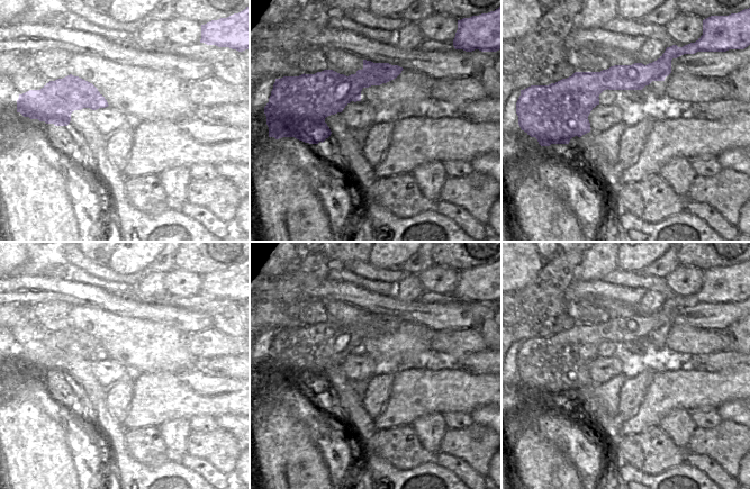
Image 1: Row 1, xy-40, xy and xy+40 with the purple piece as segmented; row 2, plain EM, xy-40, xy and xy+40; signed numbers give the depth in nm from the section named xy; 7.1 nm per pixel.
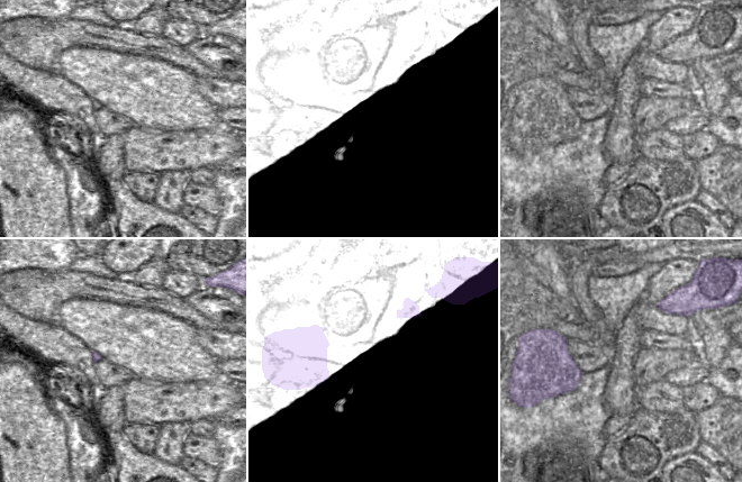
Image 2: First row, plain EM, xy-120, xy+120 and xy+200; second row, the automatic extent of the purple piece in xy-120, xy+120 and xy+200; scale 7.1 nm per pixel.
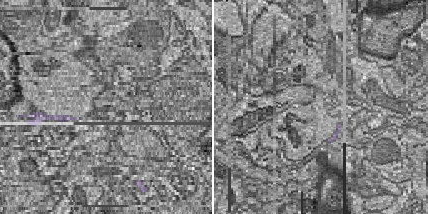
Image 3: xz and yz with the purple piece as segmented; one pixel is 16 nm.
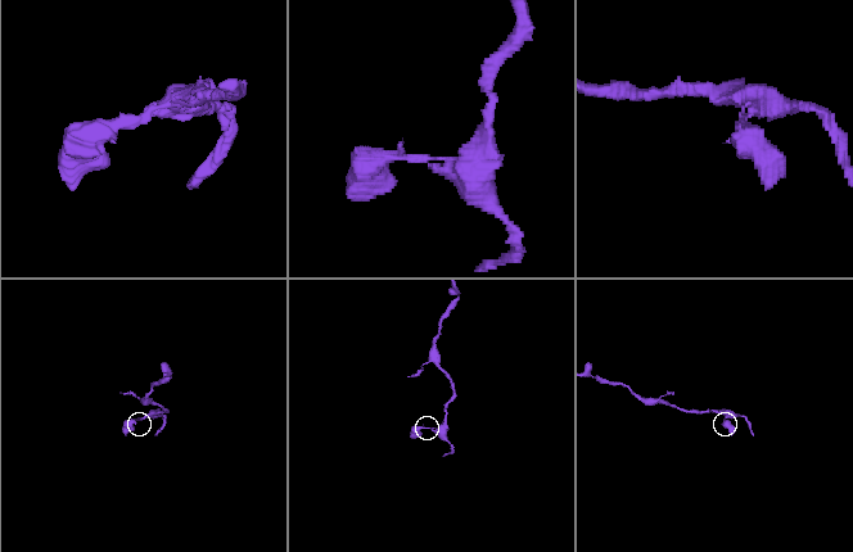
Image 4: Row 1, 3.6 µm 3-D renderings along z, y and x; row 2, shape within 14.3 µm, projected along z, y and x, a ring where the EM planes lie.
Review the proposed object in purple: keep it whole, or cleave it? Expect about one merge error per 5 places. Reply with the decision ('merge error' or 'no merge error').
no merge error

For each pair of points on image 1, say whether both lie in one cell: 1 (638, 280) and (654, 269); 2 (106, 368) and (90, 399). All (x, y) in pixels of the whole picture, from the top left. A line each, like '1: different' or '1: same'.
1: different
2: different

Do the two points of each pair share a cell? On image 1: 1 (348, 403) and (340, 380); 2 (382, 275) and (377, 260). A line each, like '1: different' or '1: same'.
1: same
2: different

